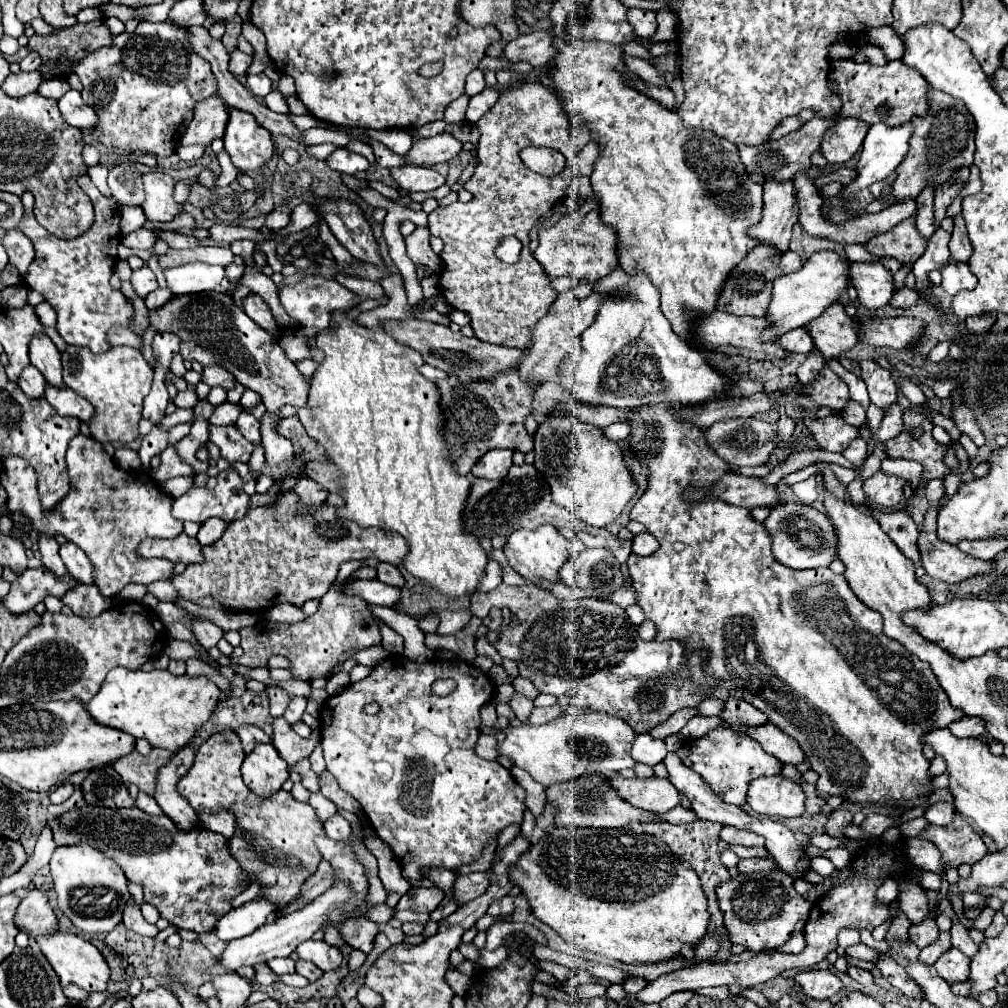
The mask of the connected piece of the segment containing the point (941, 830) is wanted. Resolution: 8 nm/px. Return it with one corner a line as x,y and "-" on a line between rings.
956,815
956,819
948,827
930,825
928,831
922,833
922,839
932,841
940,849
944,865
952,867
958,867
960,863
972,865
978,859
982,859
982,855
986,855
986,845
982,837
960,815

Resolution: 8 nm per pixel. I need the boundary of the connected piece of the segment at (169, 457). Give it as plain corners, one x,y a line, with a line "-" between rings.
169,445
160,454
160,465
154,472
154,478
158,482
167,481
168,479
179,476
191,476
194,470
180,459
176,454
174,445

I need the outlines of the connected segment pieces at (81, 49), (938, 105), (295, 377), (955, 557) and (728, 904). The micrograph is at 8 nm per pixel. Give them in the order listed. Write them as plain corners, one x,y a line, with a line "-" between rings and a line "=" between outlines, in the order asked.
96,19
92,23
76,23
74,27
56,31
52,35
32,35
28,47
42,55
40,73
46,79
54,79
60,77
60,71
54,71
54,59
64,57
78,63
86,57
86,53
92,53
110,41
112,33
102,19
=
930,89
930,111
926,117
914,117
912,125
914,125
914,133
910,137
910,149
904,157
904,161
898,165
896,173
898,177
892,183
890,189
890,203
886,203
886,207
908,199
916,199
920,195
922,189
926,187
936,187
944,181
948,181
958,169
962,167
970,167
972,165
972,157
974,157
974,119
968,113
968,109
958,101
952,99
950,95
=
218,291
176,295
162,307
150,309
148,321
150,327
154,327
158,333
174,331
180,337
180,355
184,357
184,361
190,363
198,361
202,367
220,365
228,369
236,377
236,381
240,381
244,387
260,393
262,403
266,407
266,413
260,419
262,445
266,451
266,467
272,469
280,467
286,461
292,461
292,443
286,437
278,435
278,423
280,423
278,411
284,405
304,407
310,387
298,373
294,361
290,361
278,347
278,341
274,345
274,337
248,317
242,311
242,307
234,303
232,295
=
930,479
926,483
926,497
930,501
930,509
926,513
926,519
924,519
924,527
920,531
920,537
918,537
918,549
920,549
920,555
922,555
922,567
926,569
926,573
930,577
936,577
936,579
942,579
946,583
960,583
964,579
968,579
970,575
980,575
980,573
990,573
992,569
992,561
982,561
982,559
974,559
966,553
962,553
958,547
950,545
950,543
942,543
936,535
936,517
938,517
938,511
936,511
936,503
938,499
944,495
944,483
942,479
=
782,869
754,871
750,875
738,873
726,883
720,883
716,895
730,941
742,943
752,951
782,947
794,935
796,923
806,921
812,911
812,903
796,893
794,879

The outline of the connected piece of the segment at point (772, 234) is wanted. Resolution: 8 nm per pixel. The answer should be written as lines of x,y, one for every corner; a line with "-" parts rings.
764,183
762,221
750,227
750,235
762,243
772,243
780,251
788,251
792,225
798,221
798,199
794,199
794,183

